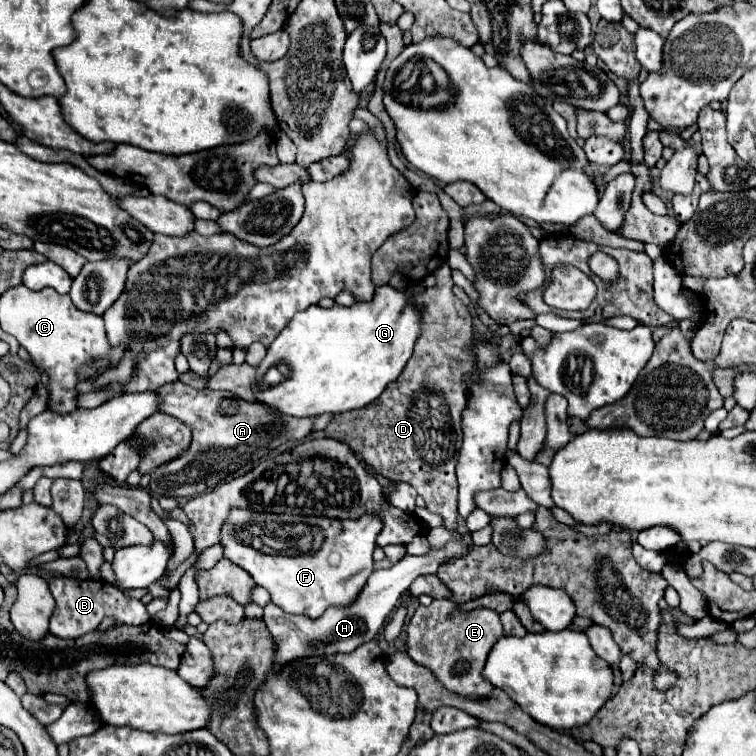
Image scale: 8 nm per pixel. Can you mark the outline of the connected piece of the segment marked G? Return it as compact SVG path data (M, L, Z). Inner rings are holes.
M411 282L409 284L411 296L407 296L405 290L395 290L393 286L385 284L385 286L375 288L375 296L369 302L359 300L351 304L349 308L341 304L335 304L331 308L313 304L305 308L303 312L293 316L287 328L267 348L267 356L259 364L259 370L257 370L257 380L253 388L255 398L273 408L279 408L279 412L283 414L297 416L297 418L319 416L325 412L339 414L339 412L347 412L347 410L355 410L355 408L363 408L365 404L371 404L373 400L381 396L387 384L391 384L401 374L401 370L405 368L407 360L413 354L413 346L421 334L423 310L417 308L415 302L411 300L423 290L425 290L423 282L415 282L415 284ZM279 362L285 362L287 366L291 366L291 376L275 386L263 386L265 372Z

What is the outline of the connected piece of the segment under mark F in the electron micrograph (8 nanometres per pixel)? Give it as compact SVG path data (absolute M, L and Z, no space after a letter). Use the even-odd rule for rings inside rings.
M231 510L229 518L221 530L221 546L225 548L225 558L247 570L253 580L269 590L271 602L283 608L289 614L309 616L311 620L319 618L329 606L349 606L361 592L361 586L367 584L373 572L373 550L375 538L381 530L381 520L377 516L361 516L357 520L333 520L325 516L309 516L299 518L293 514L255 514L249 510ZM253 520L257 520L253 524ZM249 524L249 526L241 526ZM319 526L323 530L323 544L317 552L305 552L299 556L283 556L283 554L263 554L253 546L241 542L247 540L247 532L251 536L279 536L279 538L301 538L315 536Z

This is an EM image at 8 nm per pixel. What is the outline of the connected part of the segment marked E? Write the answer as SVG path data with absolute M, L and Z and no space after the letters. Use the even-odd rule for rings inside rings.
M433 600L429 606L419 606L407 626L407 654L417 664L425 664L425 668L433 670L451 692L479 700L491 692L491 684L483 676L483 666L487 654L501 636L503 628L499 614L491 608L461 610L453 600ZM461 660L469 660L469 668L455 672Z

